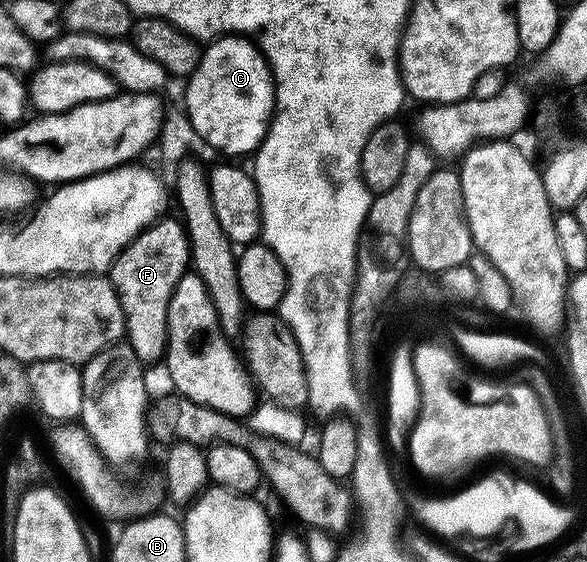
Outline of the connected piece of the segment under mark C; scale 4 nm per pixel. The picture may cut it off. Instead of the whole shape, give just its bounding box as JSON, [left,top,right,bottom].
[183,34,275,157]

